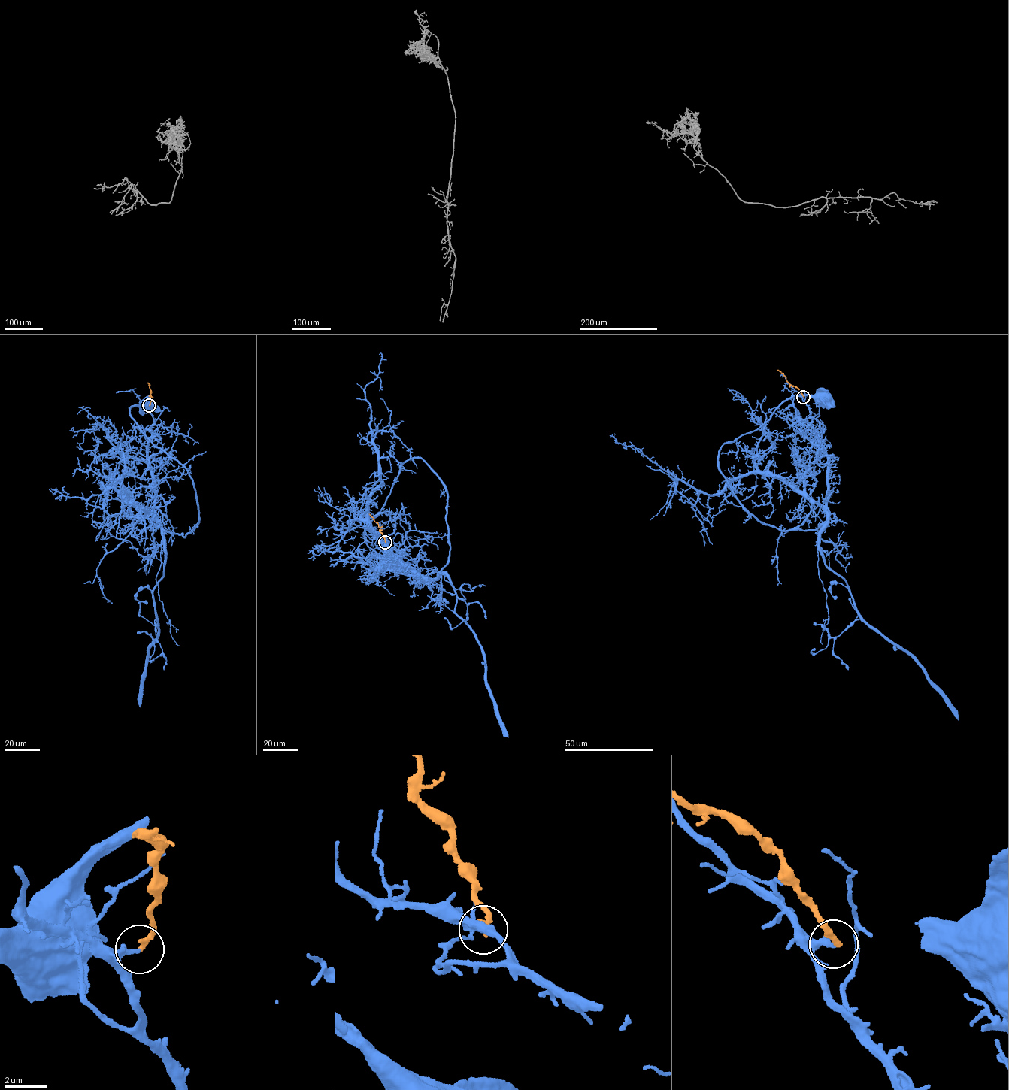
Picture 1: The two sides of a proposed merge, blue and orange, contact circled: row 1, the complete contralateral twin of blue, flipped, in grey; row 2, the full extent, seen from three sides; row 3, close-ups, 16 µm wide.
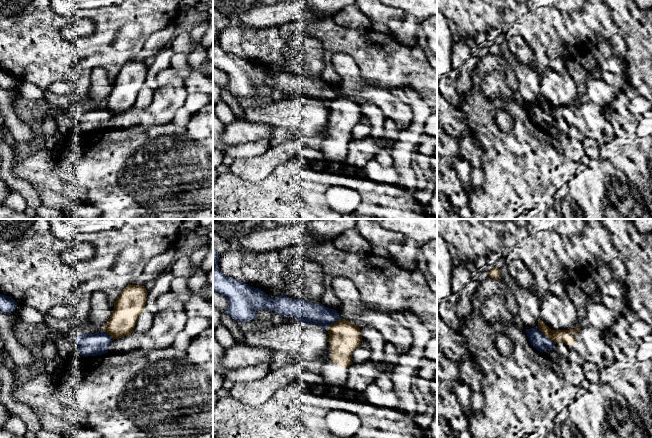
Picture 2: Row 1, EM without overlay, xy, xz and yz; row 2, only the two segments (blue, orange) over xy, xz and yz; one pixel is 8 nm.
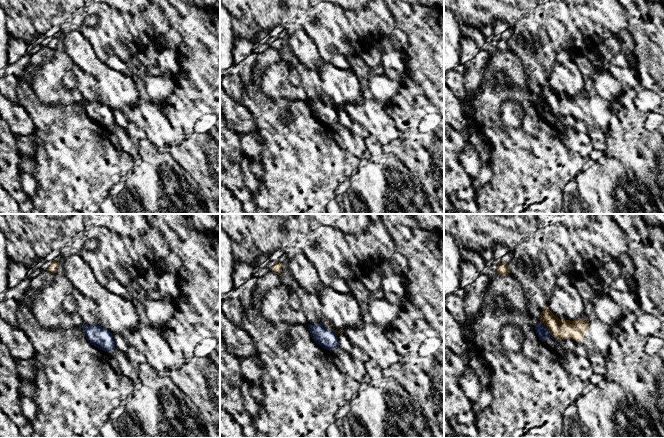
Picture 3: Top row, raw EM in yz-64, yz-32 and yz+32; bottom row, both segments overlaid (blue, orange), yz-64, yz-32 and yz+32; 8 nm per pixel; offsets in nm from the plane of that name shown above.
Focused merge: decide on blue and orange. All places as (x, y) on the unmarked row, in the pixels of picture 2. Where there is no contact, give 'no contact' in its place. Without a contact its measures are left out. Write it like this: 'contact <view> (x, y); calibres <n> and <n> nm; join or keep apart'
contact yz (545, 112); calibres 120 and 100 nm; keep apart

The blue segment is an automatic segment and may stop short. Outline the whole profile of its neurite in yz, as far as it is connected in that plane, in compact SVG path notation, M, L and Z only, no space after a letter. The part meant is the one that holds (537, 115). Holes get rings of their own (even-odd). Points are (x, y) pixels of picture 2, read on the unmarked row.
M538 103L526 105L527 112L531 121L533 121L538 127L555 126L555 120L549 114L547 114Z

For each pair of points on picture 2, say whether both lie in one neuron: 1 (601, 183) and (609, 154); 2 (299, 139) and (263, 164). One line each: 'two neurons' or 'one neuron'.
1: two neurons
2: one neuron

